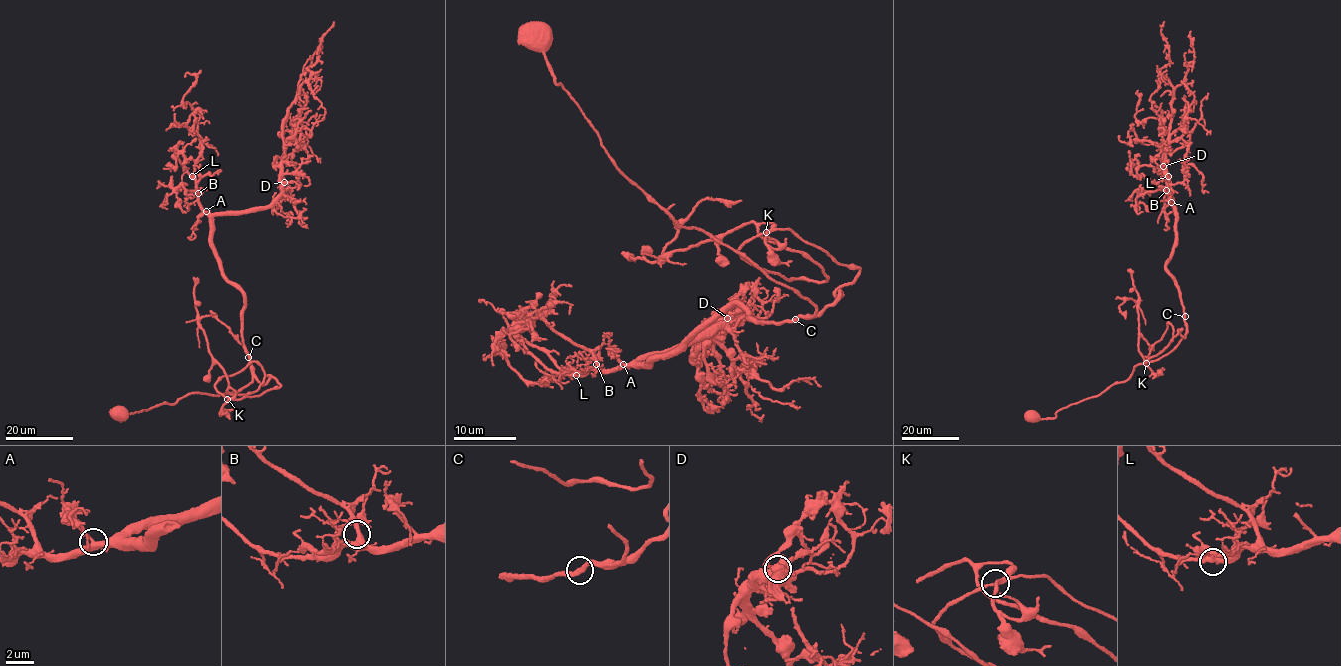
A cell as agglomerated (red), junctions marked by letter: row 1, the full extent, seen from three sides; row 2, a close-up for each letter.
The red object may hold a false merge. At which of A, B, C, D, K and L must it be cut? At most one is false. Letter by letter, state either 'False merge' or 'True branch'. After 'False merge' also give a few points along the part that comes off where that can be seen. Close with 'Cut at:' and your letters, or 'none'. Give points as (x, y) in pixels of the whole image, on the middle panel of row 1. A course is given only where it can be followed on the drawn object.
A: True branch
B: True branch
C: True branch
D: True branch
K: True branch
L: True branch
Cut at: none

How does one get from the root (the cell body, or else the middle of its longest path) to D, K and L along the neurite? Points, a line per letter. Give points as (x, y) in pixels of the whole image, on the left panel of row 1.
D: (120, 414), (192, 393), (238, 392), (252, 380), (243, 291), (222, 271), (212, 219), (261, 210), (284, 182)
K: (120, 414), (121, 421), (192, 393), (238, 392), (253, 377), (262, 383), (269, 376), (280, 385), (227, 399)
L: (120, 414), (121, 421), (192, 393), (238, 392), (252, 380), (243, 291), (222, 271), (192, 176)

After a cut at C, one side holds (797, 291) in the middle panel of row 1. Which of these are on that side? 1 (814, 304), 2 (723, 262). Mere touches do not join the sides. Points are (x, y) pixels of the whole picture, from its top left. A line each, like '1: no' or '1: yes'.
1: yes
2: no

